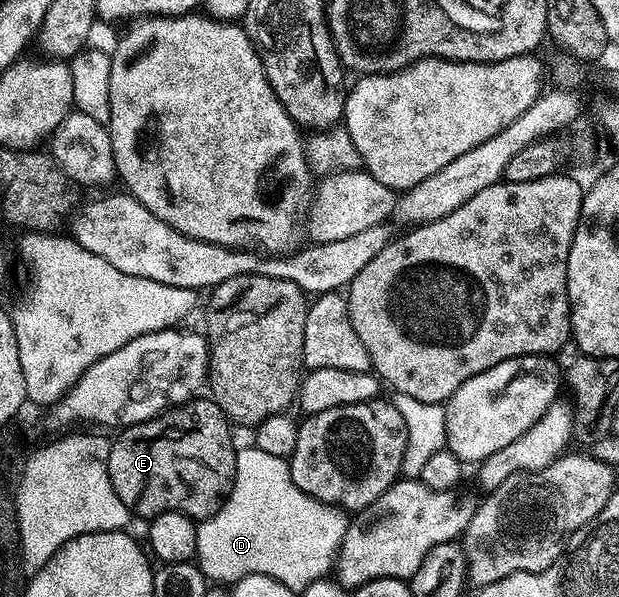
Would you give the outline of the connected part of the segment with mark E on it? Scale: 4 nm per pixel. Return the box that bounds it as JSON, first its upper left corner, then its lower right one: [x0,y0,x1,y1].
[108,399,237,519]

